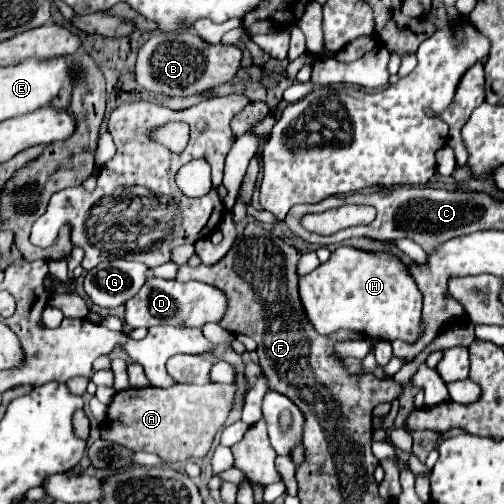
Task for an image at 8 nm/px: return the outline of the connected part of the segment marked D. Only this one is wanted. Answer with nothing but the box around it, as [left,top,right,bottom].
[125,278,227,328]

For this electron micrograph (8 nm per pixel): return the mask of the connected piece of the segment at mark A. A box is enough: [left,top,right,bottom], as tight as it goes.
[101,384,235,462]

